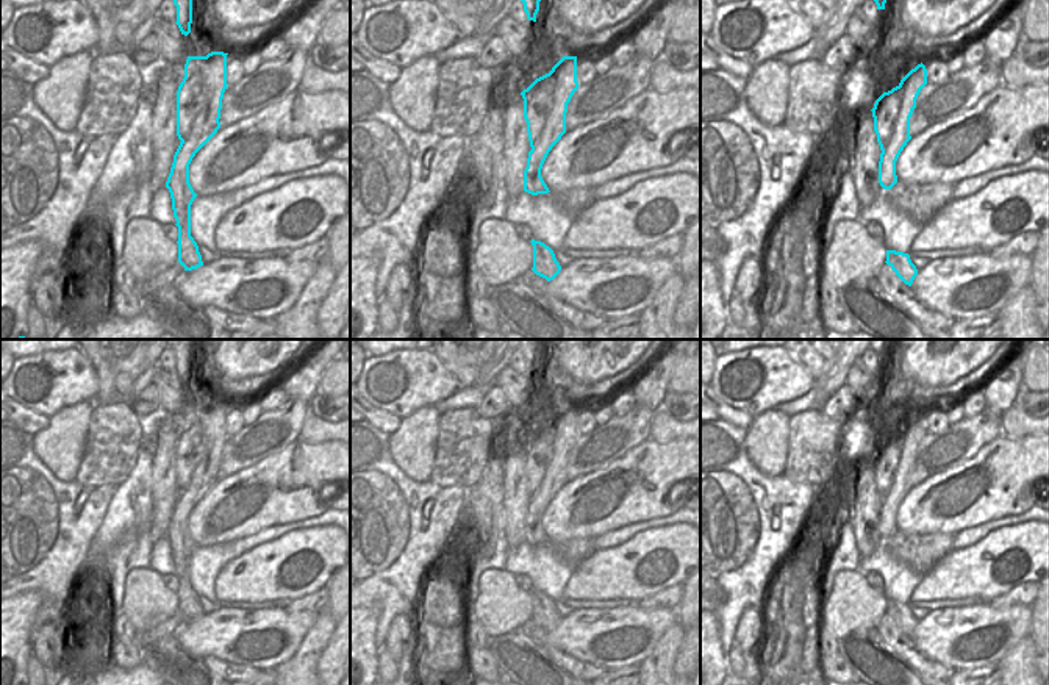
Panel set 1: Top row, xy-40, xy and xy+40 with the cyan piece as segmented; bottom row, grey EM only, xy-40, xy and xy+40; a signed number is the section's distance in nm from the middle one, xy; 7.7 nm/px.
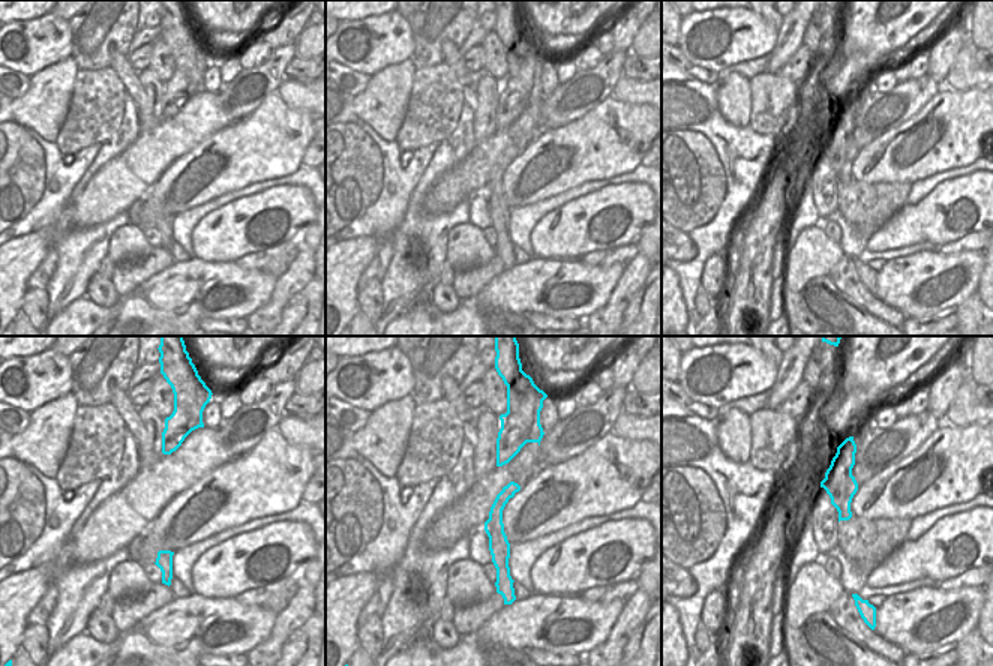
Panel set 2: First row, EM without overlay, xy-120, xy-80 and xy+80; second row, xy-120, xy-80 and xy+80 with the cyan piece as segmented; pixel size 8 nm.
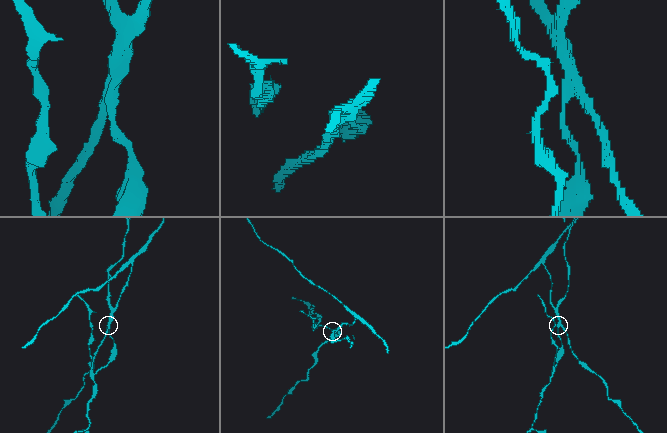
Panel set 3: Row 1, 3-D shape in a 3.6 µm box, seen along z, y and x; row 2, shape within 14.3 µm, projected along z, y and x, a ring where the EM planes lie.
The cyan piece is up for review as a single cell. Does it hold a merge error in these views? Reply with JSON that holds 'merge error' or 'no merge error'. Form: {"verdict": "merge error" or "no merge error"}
{"verdict": "merge error"}

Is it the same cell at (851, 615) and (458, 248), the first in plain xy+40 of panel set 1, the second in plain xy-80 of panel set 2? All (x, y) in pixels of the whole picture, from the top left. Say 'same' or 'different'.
same

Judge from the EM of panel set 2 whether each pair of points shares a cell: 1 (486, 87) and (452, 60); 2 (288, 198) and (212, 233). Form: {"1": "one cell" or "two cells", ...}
{"1": "two cells", "2": "one cell"}

